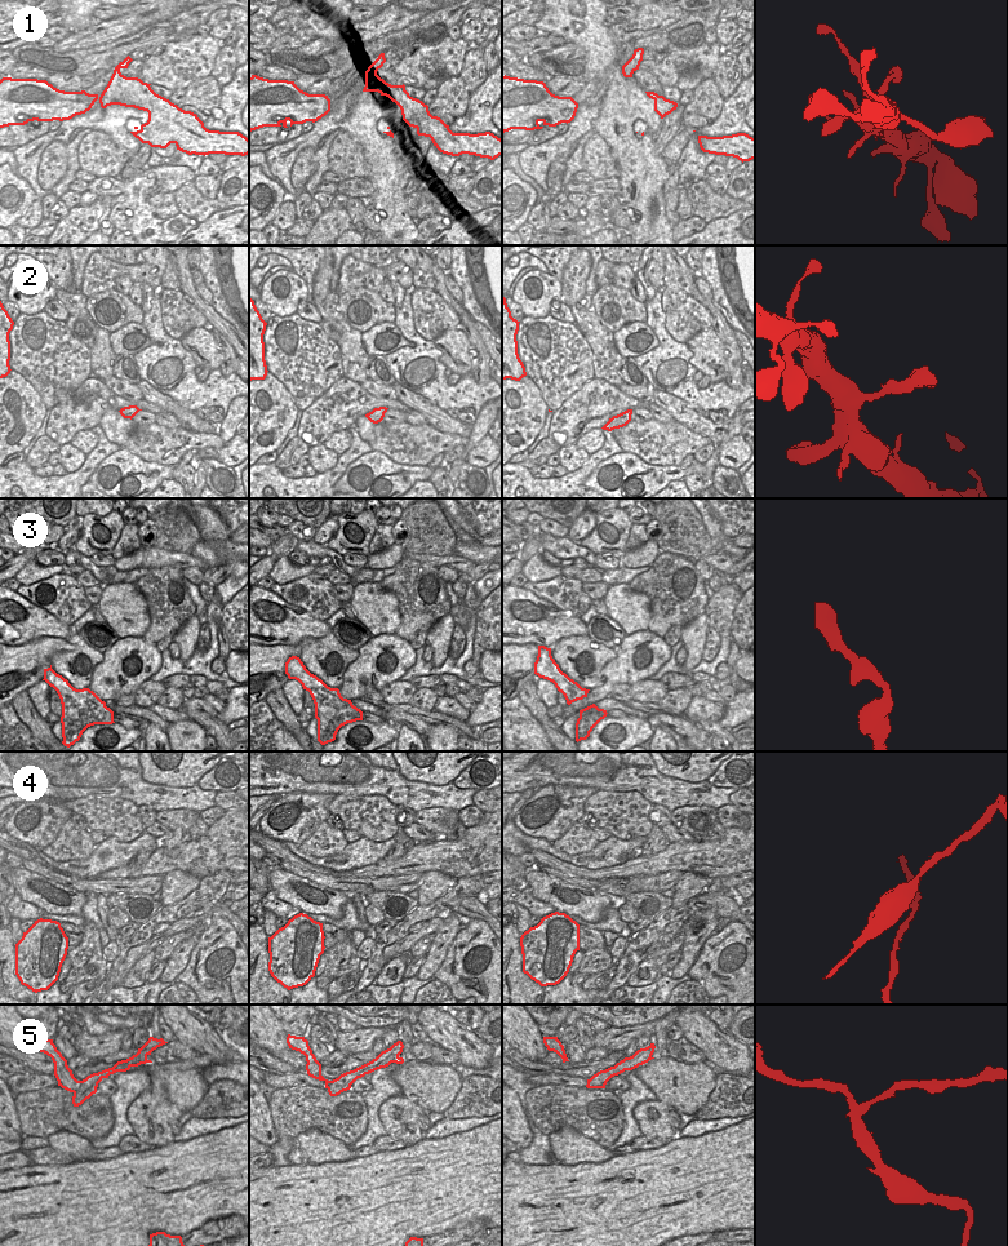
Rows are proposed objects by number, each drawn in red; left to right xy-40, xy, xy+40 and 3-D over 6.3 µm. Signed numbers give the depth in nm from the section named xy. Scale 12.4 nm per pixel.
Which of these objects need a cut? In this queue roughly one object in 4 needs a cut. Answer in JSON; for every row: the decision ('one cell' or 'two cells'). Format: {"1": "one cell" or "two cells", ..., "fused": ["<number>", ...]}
{"1": "one cell", "2": "one cell", "3": "one cell", "4": "one cell", "5": "two cells", "fused": ["5"]}

